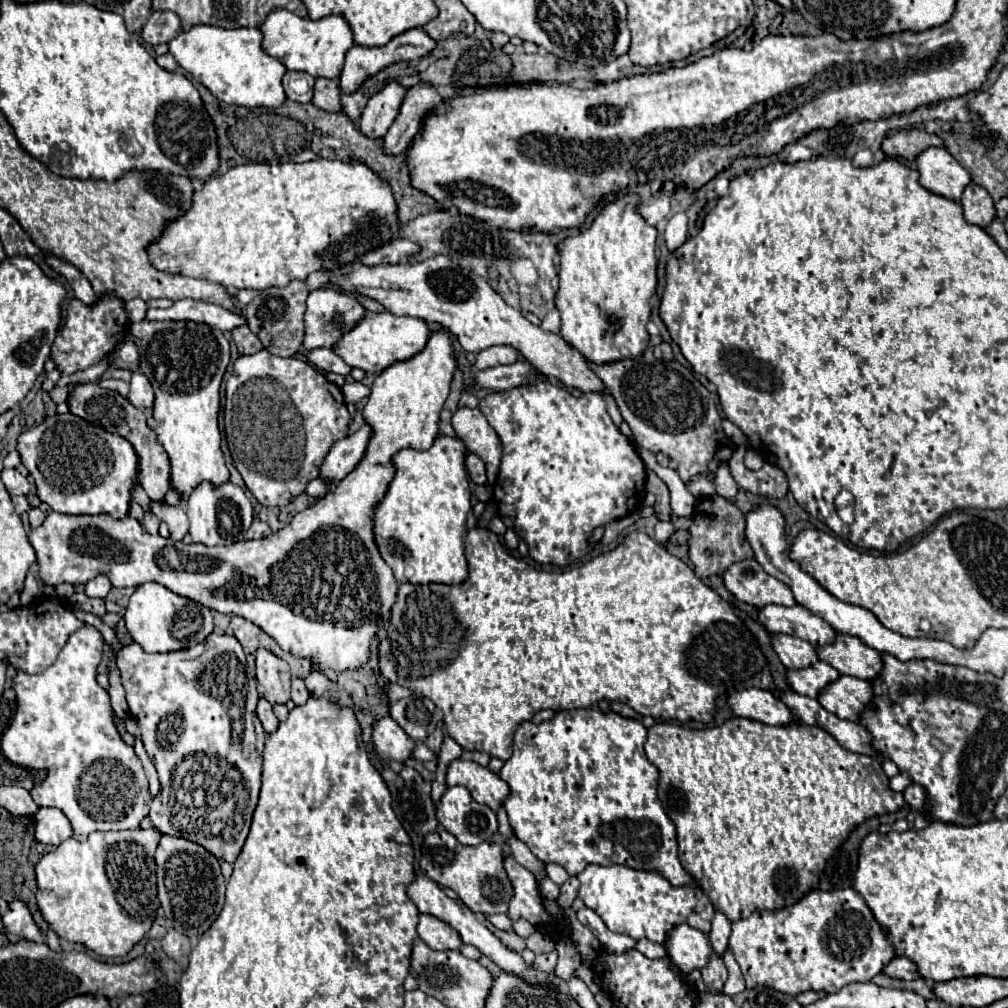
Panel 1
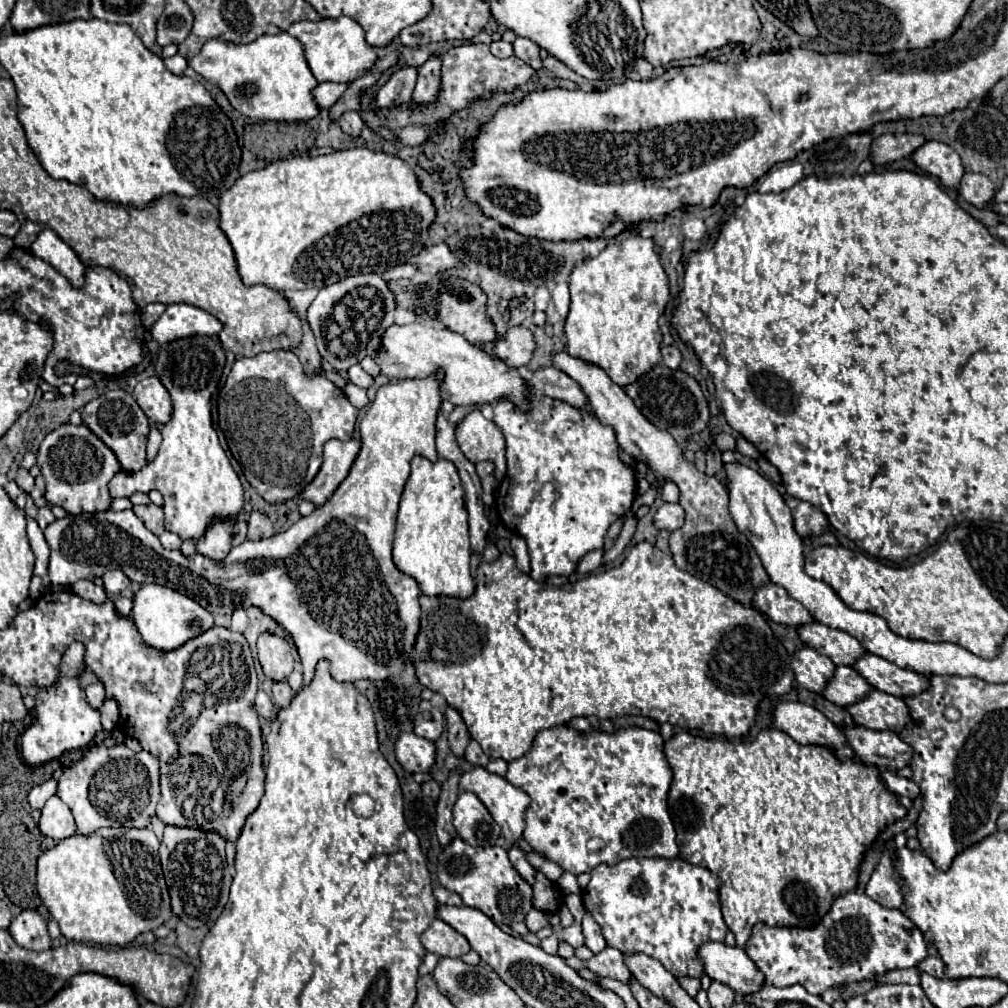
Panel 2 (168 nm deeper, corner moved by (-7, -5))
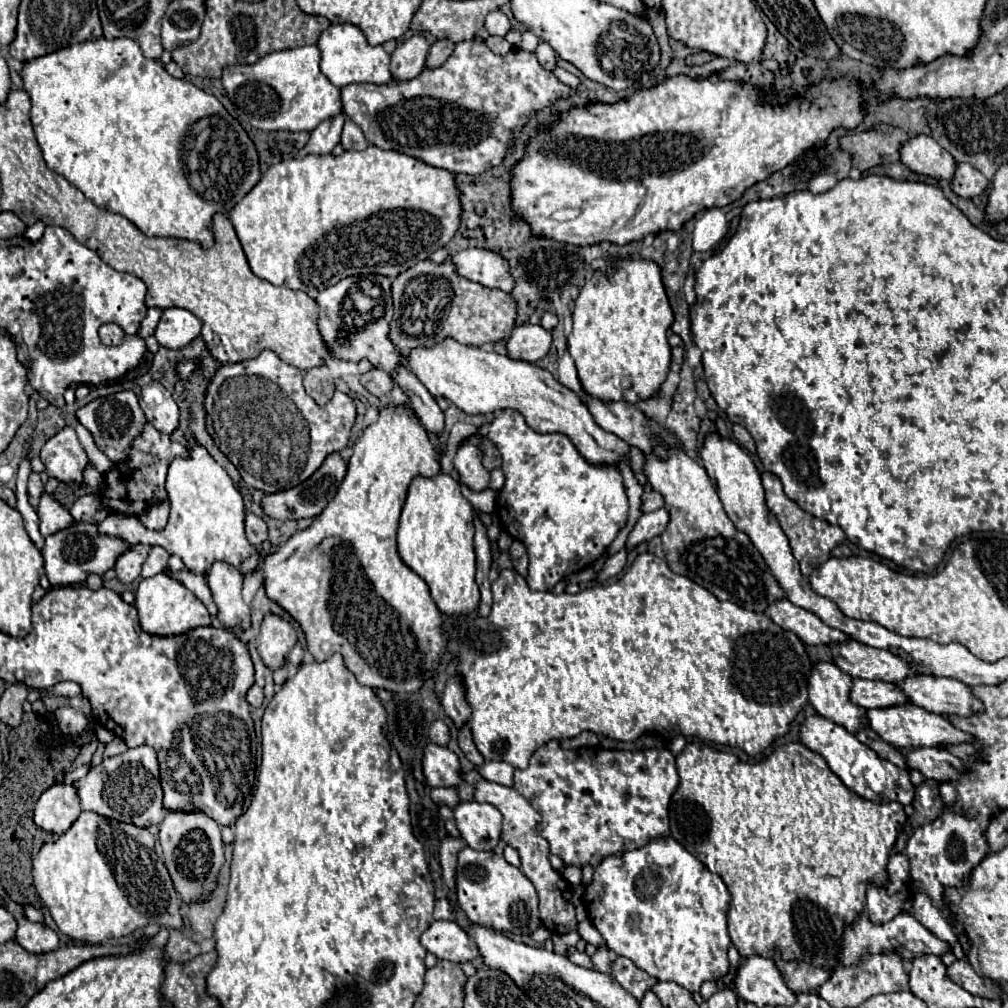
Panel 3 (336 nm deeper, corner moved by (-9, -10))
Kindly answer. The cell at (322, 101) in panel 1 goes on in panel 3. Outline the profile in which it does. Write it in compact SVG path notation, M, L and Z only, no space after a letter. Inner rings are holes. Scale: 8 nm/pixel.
M349 118L345 120L345 126L343 126L343 134L341 134L341 146L345 150L365 150L369 146L369 142L365 140L361 128L351 122Z

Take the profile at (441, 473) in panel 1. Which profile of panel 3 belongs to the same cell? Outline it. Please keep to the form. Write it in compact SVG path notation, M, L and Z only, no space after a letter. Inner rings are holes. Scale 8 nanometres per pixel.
M437 474L433 478L417 476L411 482L399 522L399 556L427 582L435 604L445 616L467 616L479 604L473 534L473 506L461 494L457 480L449 474Z

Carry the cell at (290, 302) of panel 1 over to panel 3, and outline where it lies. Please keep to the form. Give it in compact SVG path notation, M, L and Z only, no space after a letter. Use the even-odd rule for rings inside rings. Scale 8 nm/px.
M319 366L319 368L311 368L305 372L305 378L303 378L303 386L307 390L307 394L319 404L327 404L335 392L335 386L333 386L333 378L331 378L331 372L327 366Z

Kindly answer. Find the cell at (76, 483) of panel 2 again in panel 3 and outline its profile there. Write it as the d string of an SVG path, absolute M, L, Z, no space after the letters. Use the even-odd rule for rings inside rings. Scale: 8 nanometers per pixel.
M63 428L49 438L41 448L41 460L47 466L49 476L77 484L83 482L83 468L89 464L73 428Z

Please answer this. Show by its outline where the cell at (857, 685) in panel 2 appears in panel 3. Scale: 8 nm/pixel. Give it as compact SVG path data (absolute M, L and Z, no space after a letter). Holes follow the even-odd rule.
M853 680L851 702L871 710L891 708L891 704L907 704L909 700L897 684L887 684L881 680Z

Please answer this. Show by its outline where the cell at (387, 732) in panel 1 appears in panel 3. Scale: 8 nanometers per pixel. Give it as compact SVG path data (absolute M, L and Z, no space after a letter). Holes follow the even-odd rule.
M429 744L423 752L423 772L431 786L455 788L463 782L461 764L455 752L445 746Z

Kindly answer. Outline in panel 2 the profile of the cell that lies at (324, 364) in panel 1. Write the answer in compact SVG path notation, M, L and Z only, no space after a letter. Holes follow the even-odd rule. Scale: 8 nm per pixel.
M353 365L353 367L349 367L349 381L355 383L357 387L367 389L367 387L373 383L373 377L367 375L359 365Z

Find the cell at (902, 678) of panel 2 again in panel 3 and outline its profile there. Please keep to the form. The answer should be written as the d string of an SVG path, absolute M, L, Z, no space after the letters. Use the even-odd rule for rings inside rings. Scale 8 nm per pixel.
M913 676L899 688L909 696L911 704L941 716L973 716L983 712L983 702L973 696L971 688L955 678Z

